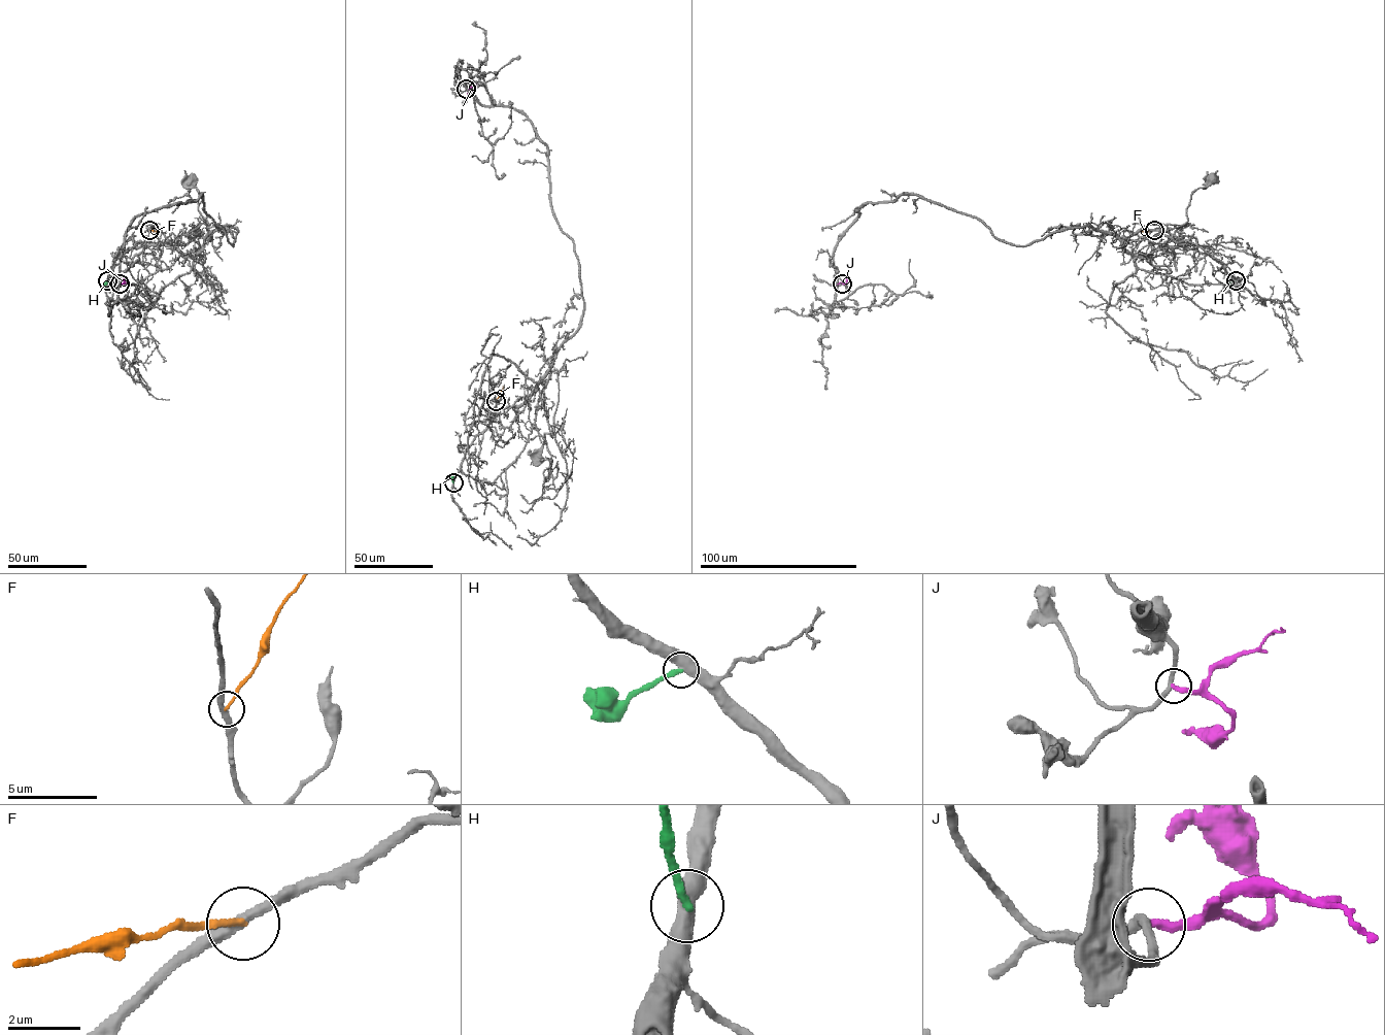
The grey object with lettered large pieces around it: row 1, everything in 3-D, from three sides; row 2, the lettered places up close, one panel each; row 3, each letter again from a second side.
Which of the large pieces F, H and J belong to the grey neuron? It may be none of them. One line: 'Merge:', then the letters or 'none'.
Merge: none

